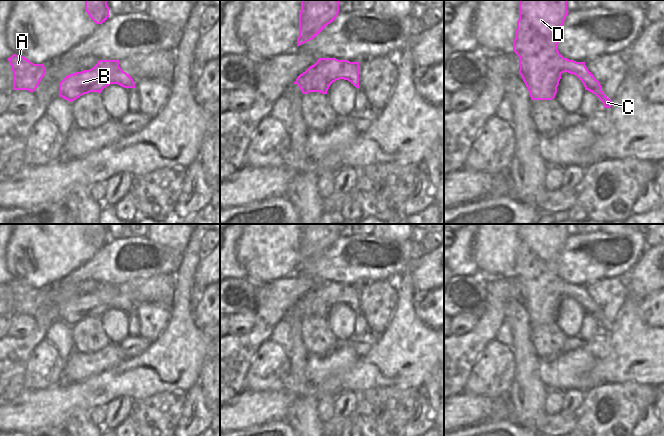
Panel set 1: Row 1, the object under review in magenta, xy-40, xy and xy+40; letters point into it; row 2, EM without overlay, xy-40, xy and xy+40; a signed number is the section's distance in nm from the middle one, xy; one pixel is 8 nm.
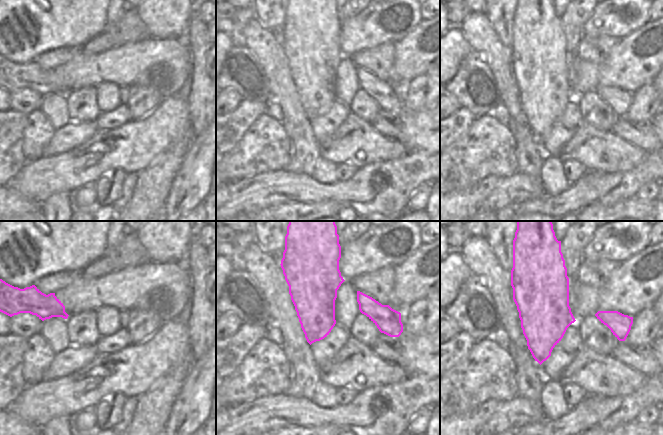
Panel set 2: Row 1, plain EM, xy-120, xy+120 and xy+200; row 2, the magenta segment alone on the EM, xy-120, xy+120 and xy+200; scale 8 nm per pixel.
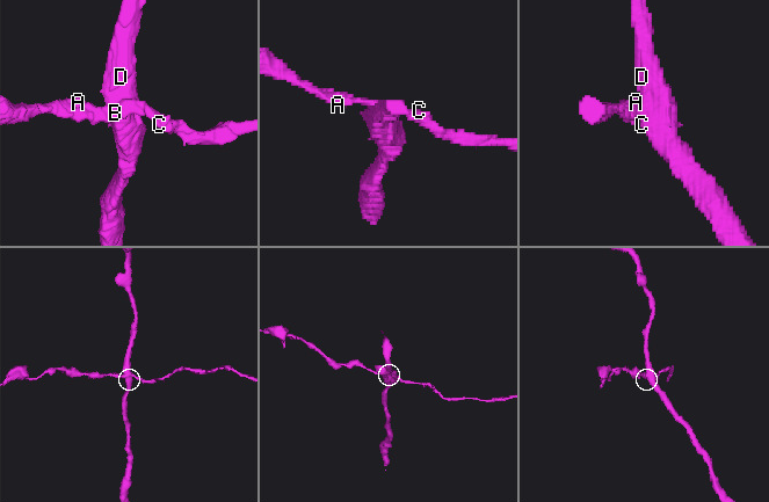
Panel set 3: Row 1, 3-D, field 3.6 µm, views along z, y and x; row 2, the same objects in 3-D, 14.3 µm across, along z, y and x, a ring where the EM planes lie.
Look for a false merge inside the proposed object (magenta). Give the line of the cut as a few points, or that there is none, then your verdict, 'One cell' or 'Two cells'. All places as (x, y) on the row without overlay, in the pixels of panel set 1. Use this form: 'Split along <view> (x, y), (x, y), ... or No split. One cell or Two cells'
Split along xy (314, 288), (316, 293), (331, 307). Two cells

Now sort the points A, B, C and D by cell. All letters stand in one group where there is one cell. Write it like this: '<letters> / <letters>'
A B C / D

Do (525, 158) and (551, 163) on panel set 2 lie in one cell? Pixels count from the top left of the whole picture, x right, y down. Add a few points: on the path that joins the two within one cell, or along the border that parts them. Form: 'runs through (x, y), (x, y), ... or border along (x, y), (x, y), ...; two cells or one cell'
border along (545, 155), (541, 168), (541, 183), (543, 185); two cells

